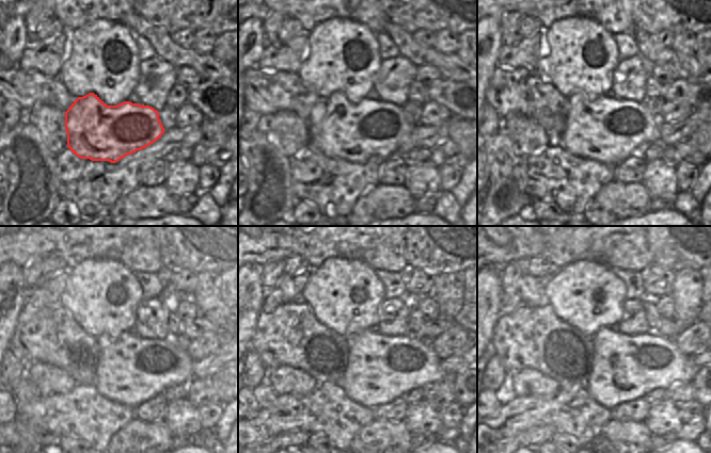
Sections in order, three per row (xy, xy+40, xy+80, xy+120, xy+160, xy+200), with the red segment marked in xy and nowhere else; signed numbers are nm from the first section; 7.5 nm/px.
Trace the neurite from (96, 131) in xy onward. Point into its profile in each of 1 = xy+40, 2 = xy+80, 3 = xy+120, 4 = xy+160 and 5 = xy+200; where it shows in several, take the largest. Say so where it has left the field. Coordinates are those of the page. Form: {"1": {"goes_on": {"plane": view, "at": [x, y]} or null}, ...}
{"1": {"goes_on": {"plane": "xy+40", "at": [356, 132]}}, "2": {"goes_on": {"plane": "xy+80", "at": [609, 130]}}, "3": {"goes_on": {"plane": "xy+120", "at": [131, 370]}}, "4": {"goes_on": {"plane": "xy+160", "at": [380, 369]}}, "5": {"goes_on": {"plane": "xy+200", "at": [625, 368]}}}

